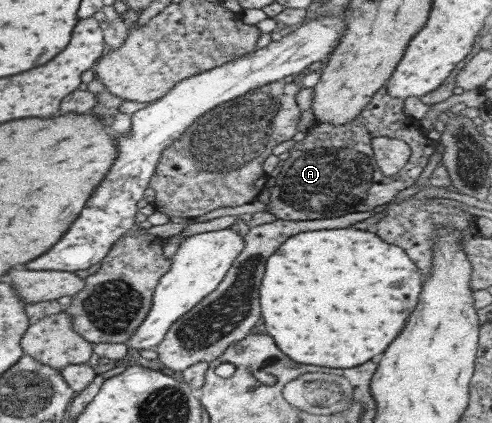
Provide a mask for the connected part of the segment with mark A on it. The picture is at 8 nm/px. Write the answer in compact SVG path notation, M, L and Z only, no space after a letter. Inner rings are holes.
M386 85L381 86L371 96L371 101L359 113L359 116L351 119L345 125L329 125L329 123L315 123L307 129L306 136L287 151L287 159L283 160L279 173L274 178L274 184L279 193L277 199L283 205L289 205L293 209L303 209L309 213L315 213L314 219L331 219L341 217L345 213L357 213L357 211L370 211L377 205L390 202L399 190L413 185L413 182L421 175L423 167L427 165L429 155L433 153L436 142L422 134L422 127L418 119L413 119L403 114L403 99L389 97ZM375 137L387 137L399 139L410 147L410 159L397 171L396 175L384 177L375 163L370 146L371 139Z

